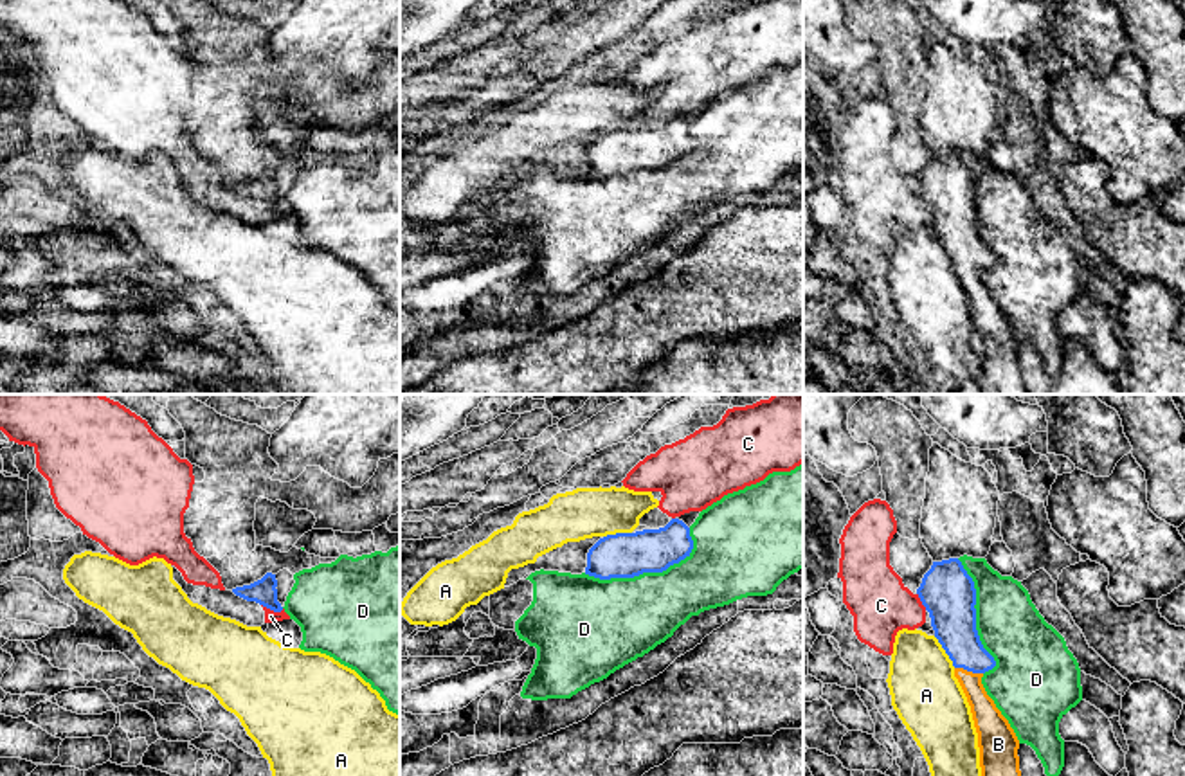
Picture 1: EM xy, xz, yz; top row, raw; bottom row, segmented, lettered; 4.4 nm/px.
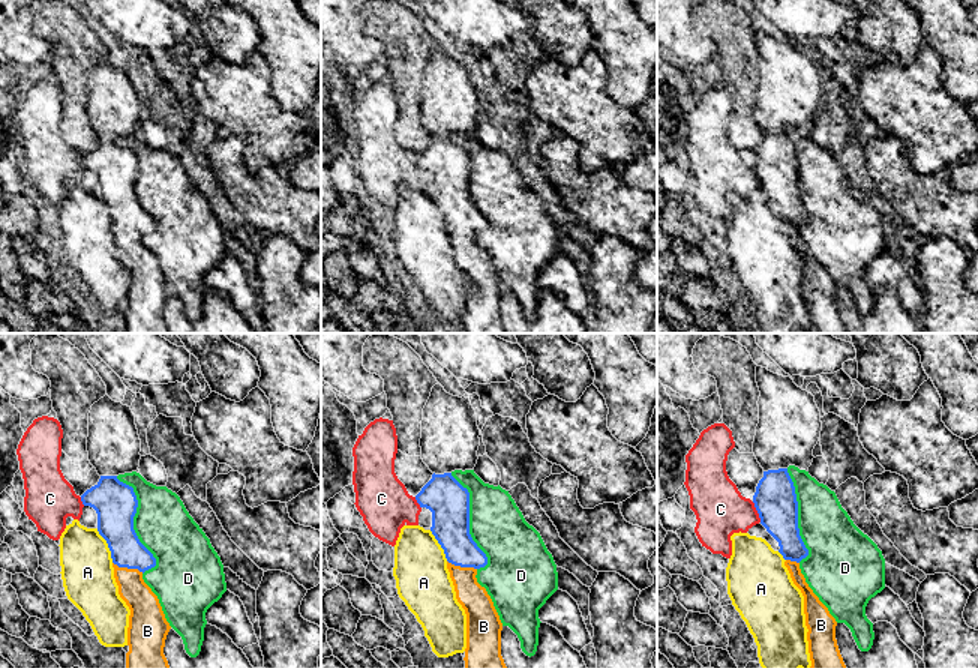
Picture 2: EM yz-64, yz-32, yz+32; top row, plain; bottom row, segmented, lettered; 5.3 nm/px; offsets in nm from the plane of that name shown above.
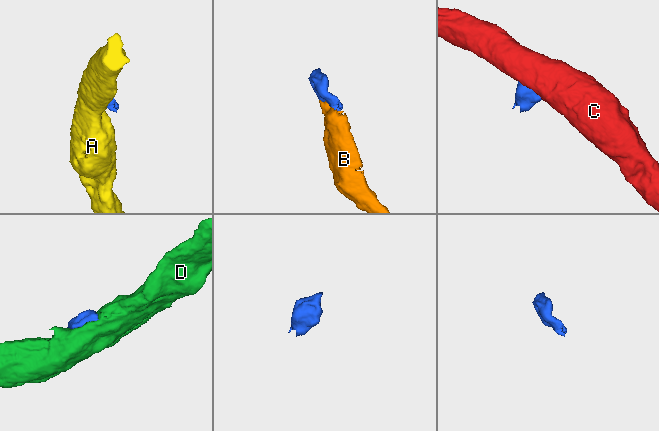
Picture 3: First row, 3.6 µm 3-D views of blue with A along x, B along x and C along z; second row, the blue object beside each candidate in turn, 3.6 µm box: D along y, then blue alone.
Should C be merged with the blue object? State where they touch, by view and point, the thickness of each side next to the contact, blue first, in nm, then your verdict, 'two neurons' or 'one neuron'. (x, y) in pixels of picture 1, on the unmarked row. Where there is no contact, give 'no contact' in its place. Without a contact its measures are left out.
meets blue in xy at (272, 206); 120 nm thick on the blue side, 60 nm on the other; one neuron

